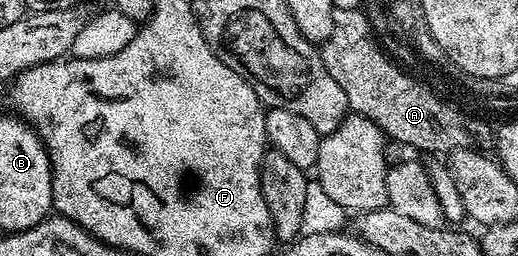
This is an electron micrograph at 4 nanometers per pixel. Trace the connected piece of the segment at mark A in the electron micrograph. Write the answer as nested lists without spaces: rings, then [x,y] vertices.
[[[333,31],[323,41],[319,53],[326,70],[330,70],[330,78],[342,86],[353,113],[376,124],[389,141],[397,140],[408,148],[417,148],[420,154],[447,154],[469,147],[470,137],[467,130],[460,128],[460,120],[440,100],[432,100],[424,88],[416,88],[412,80],[404,80],[406,72],[396,65],[399,63],[389,59],[379,47],[376,49],[366,37],[340,31]]]

